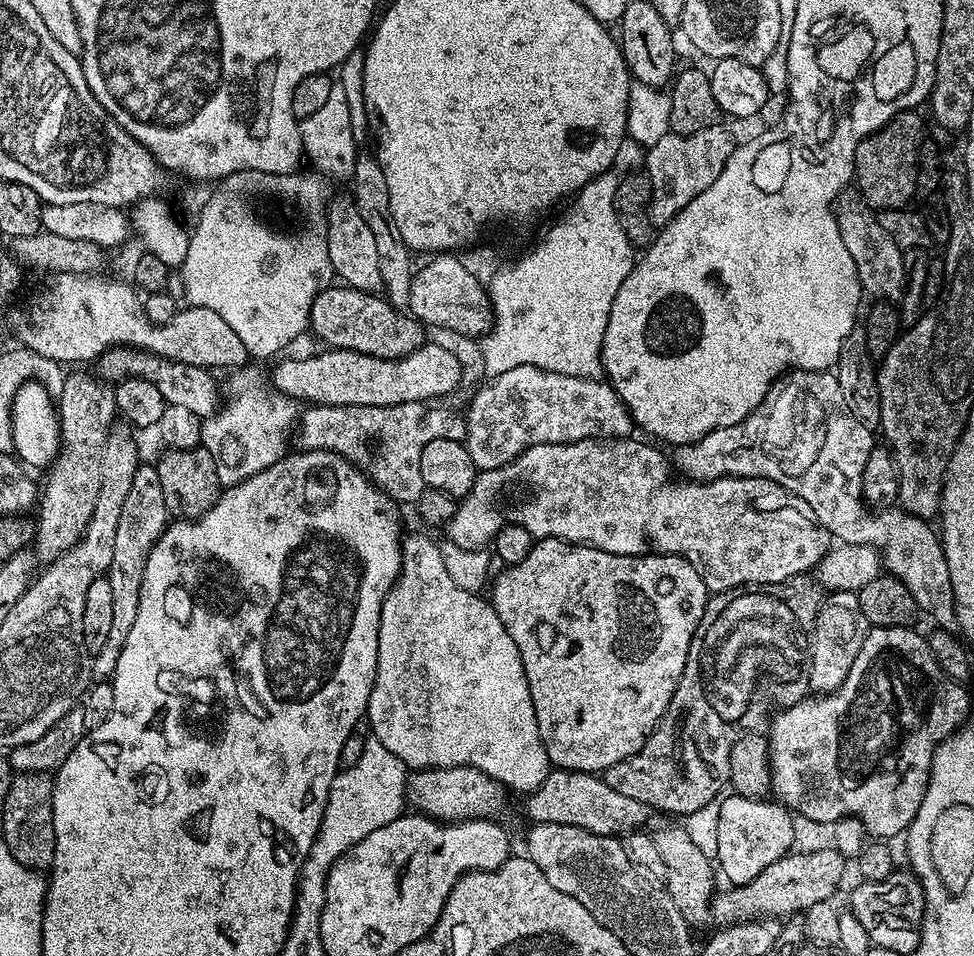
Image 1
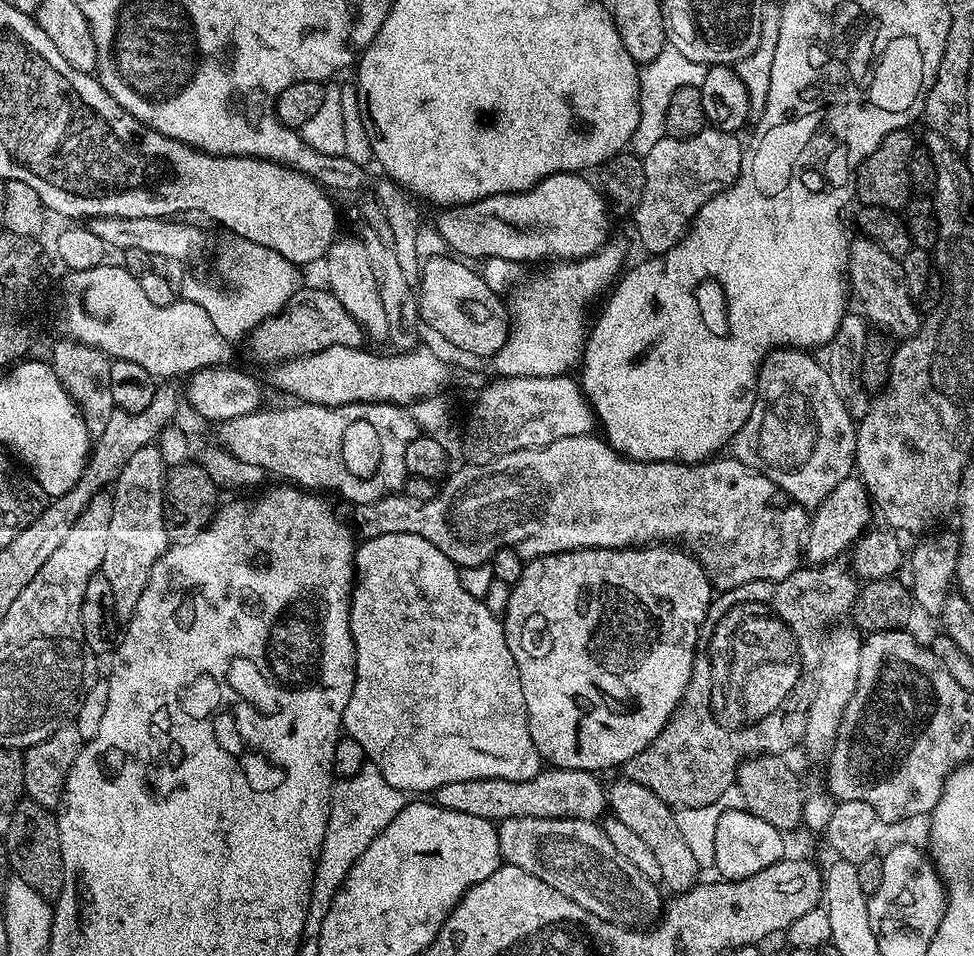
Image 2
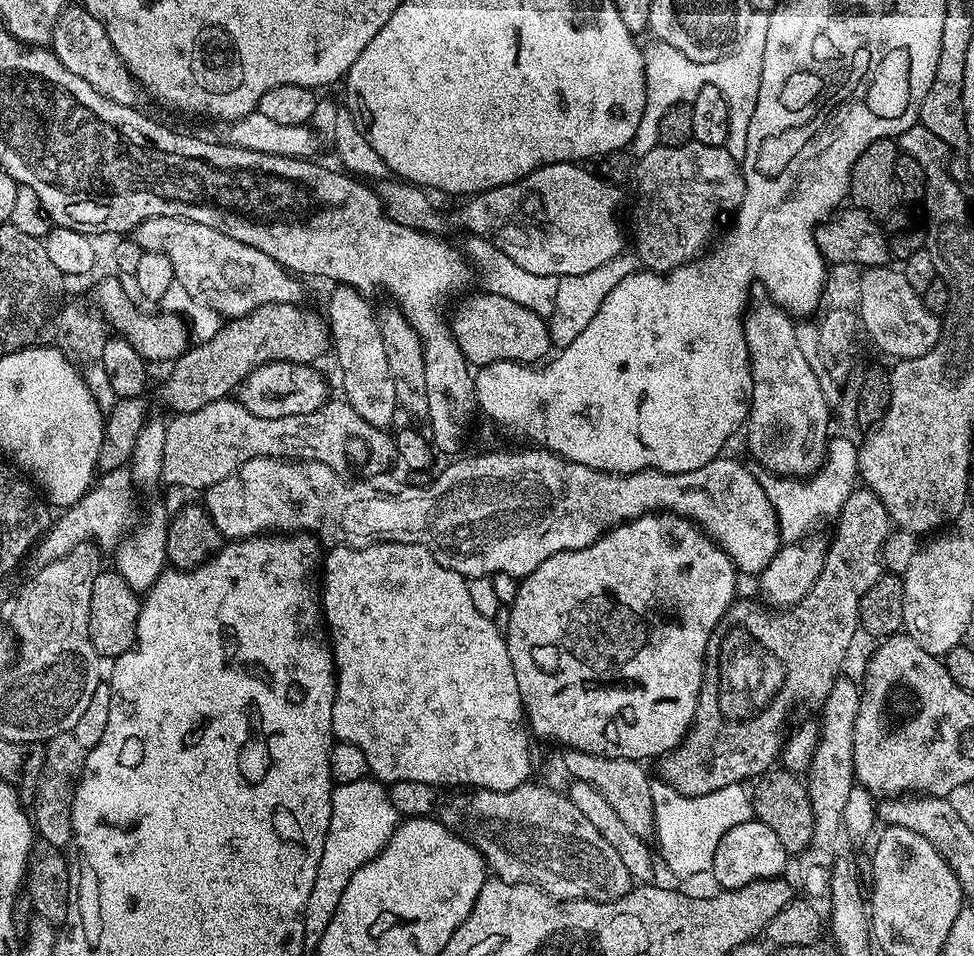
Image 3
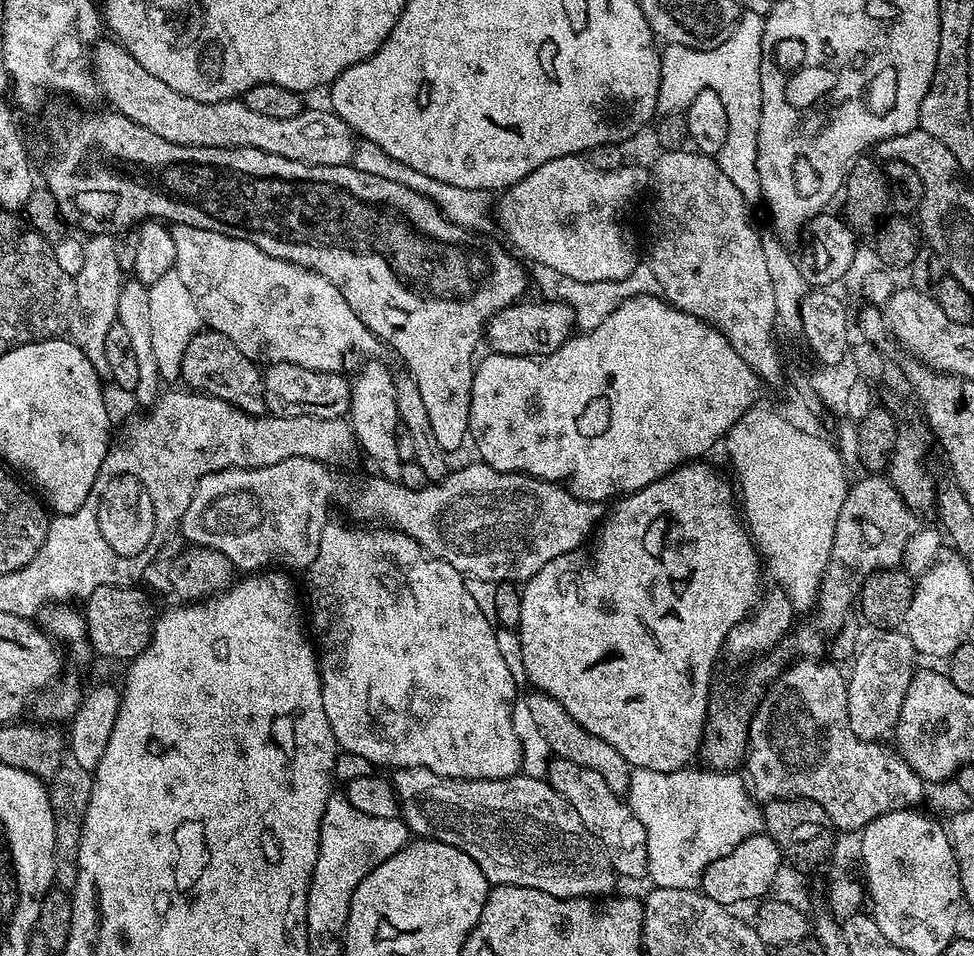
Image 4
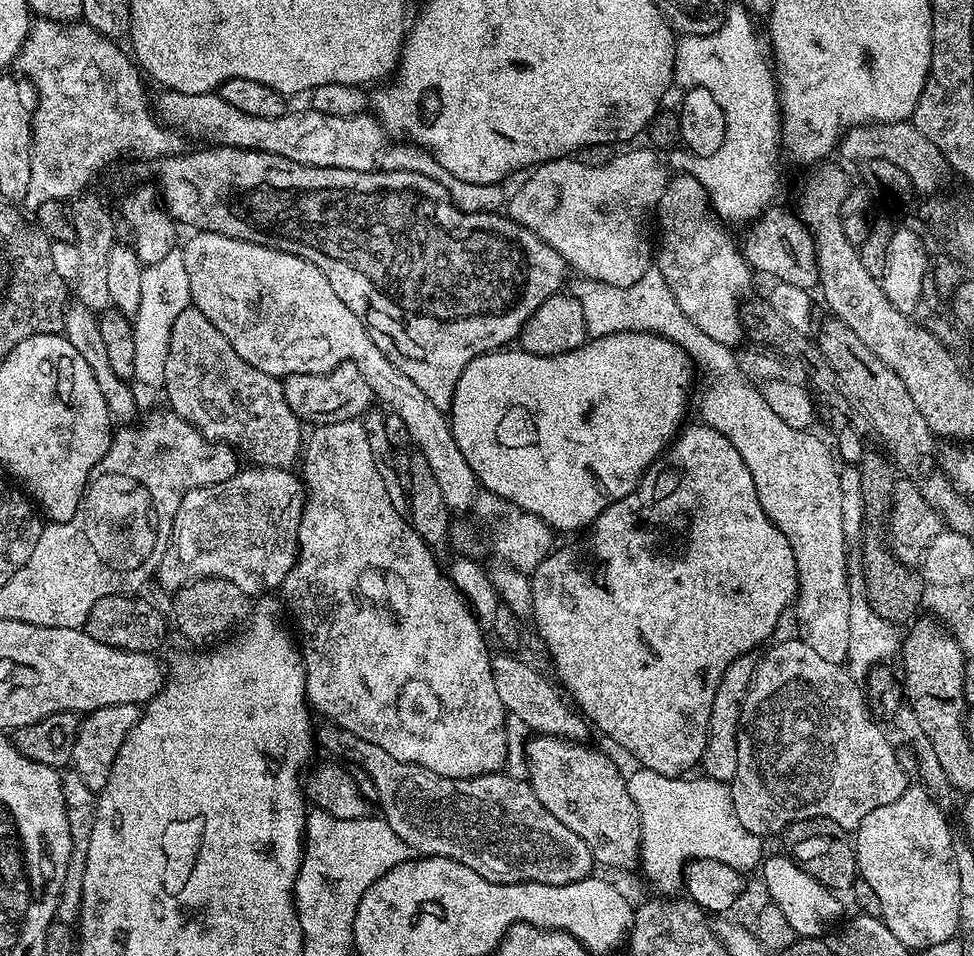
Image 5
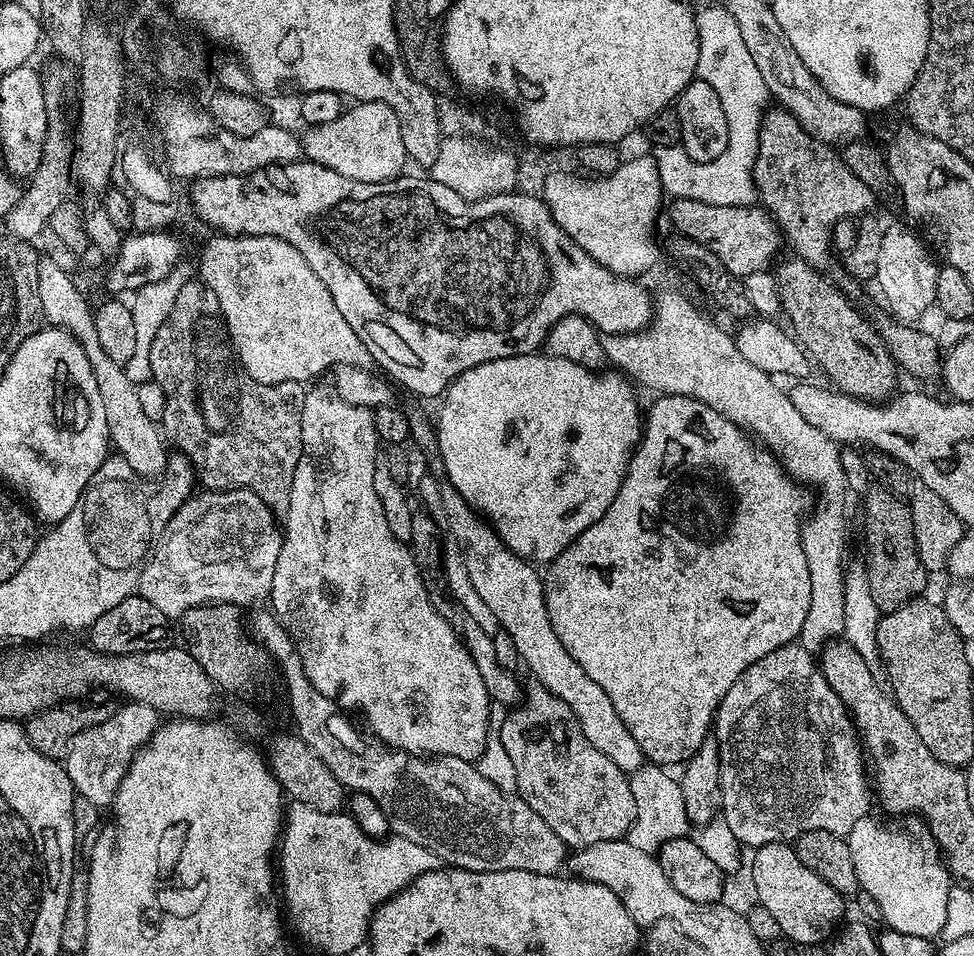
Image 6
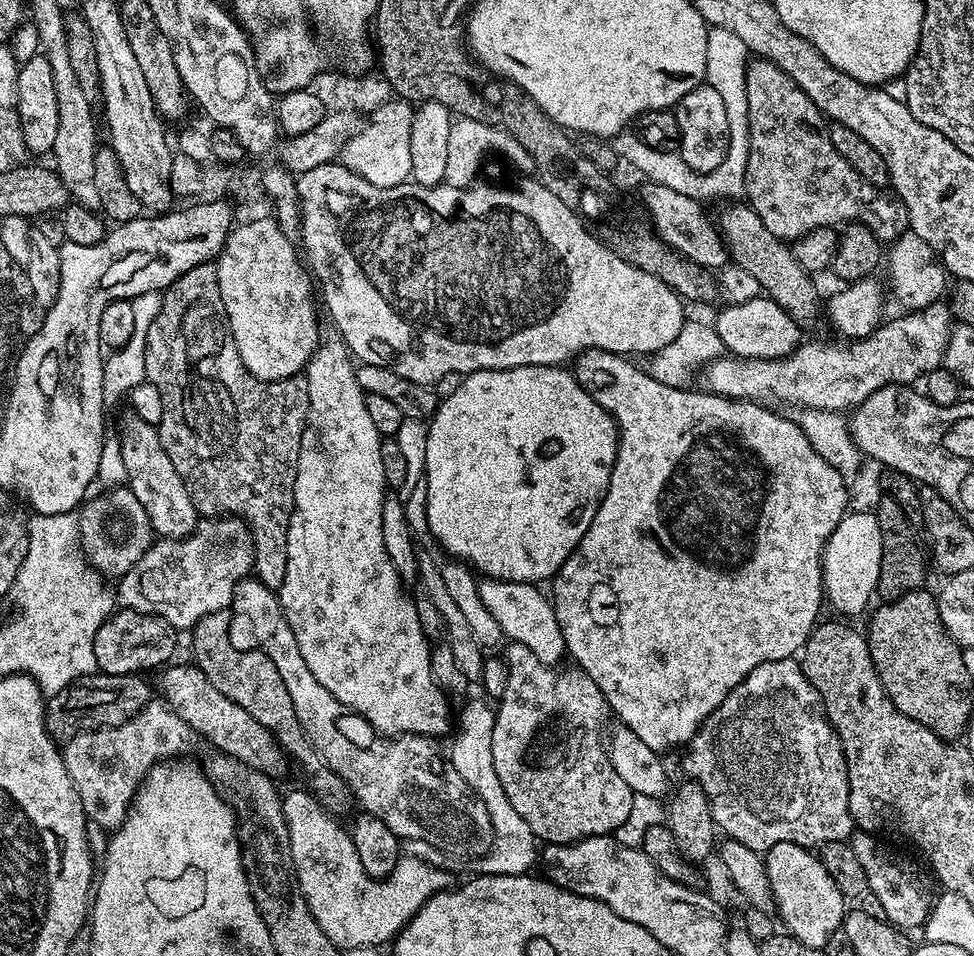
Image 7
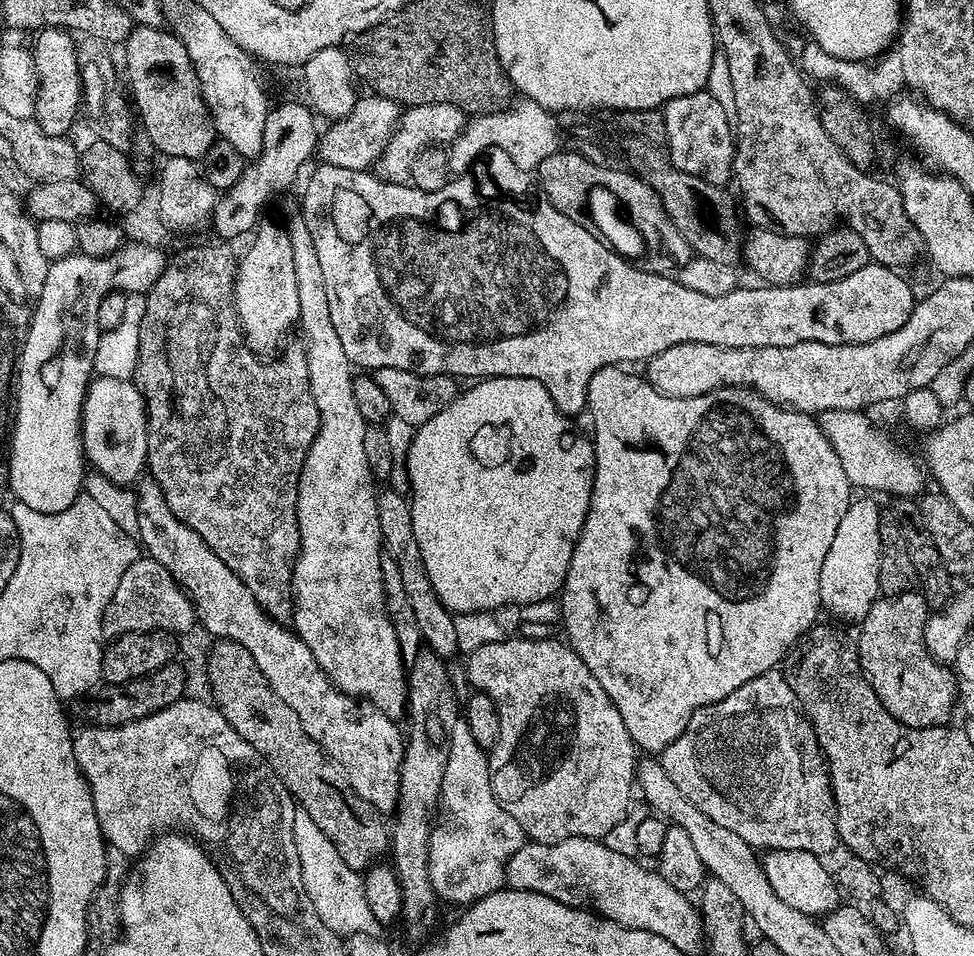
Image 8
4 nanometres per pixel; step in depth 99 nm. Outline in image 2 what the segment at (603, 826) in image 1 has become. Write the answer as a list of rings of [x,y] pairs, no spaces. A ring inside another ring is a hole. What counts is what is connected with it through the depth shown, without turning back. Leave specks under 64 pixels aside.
[[[548,766],[529,780],[474,778],[466,782],[446,782],[446,786],[436,789],[434,800],[446,810],[458,810],[458,814],[470,814],[474,818],[486,818],[493,822],[510,818],[554,818],[596,822],[605,815],[603,812],[608,808],[606,788],[603,783],[600,785],[600,779],[595,772]]]

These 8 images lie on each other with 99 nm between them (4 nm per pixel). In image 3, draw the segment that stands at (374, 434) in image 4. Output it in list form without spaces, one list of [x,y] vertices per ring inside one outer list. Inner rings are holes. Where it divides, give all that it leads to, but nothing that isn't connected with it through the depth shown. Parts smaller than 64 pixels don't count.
[[[336,286],[333,289],[326,319],[334,352],[336,348],[336,360],[340,363],[340,376],[344,379],[343,399],[375,428],[391,429],[398,405],[394,378],[390,378],[390,366],[386,363],[386,346],[382,346],[377,309],[372,309],[368,305],[369,297],[356,288]]]

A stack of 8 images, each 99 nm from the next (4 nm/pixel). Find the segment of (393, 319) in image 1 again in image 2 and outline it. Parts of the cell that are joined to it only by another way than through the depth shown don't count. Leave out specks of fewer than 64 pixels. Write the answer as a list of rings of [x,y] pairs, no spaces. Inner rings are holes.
[[[301,287],[288,299],[288,304],[277,316],[263,320],[250,333],[246,343],[254,359],[261,360],[265,366],[273,366],[280,361],[327,350],[330,346],[358,348],[365,343],[366,337],[360,323],[346,314],[342,302],[338,302],[332,292],[320,288]]]

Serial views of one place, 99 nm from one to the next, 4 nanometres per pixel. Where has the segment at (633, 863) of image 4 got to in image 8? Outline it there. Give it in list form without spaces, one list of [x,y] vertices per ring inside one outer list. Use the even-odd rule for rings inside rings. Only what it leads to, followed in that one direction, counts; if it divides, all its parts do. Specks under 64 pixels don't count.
[[[506,638],[502,642],[490,642],[486,646],[481,646],[479,650],[467,653],[468,670],[466,669],[466,680],[477,692],[487,692],[496,704],[496,709],[500,715],[500,729],[498,730],[498,742],[490,750],[488,756],[489,770],[492,773],[493,796],[501,804],[502,810],[511,815],[522,826],[525,837],[529,841],[538,844],[557,844],[571,836],[581,836],[591,840],[600,840],[622,818],[626,818],[630,805],[633,803],[632,792],[634,794],[634,777],[638,763],[638,749],[634,741],[630,738],[630,730],[626,730],[626,722],[622,722],[622,714],[618,714],[618,706],[610,702],[606,690],[598,686],[598,678],[590,674],[586,662],[578,658],[578,654],[572,645],[560,640],[512,640]]]

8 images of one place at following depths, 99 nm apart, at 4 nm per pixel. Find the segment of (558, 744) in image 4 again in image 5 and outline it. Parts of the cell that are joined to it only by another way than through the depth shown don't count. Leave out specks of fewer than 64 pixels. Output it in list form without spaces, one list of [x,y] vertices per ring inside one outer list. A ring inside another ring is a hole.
[[[504,650],[497,651],[492,657],[492,673],[494,686],[498,686],[498,698],[502,698],[505,713],[518,714],[533,733],[560,736],[563,740],[577,742],[589,739],[587,736],[588,732],[590,733],[590,725],[583,715],[565,699],[551,679],[548,681],[538,669],[531,668],[524,660],[519,660],[516,654],[509,654]]]

